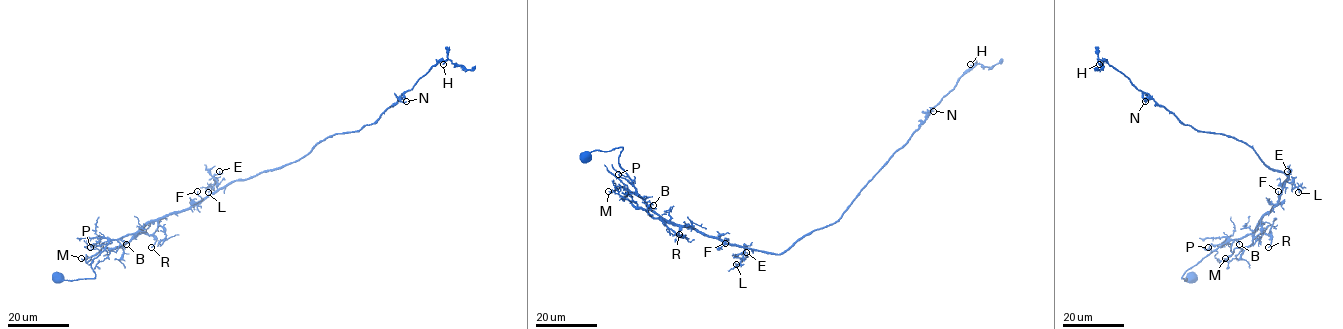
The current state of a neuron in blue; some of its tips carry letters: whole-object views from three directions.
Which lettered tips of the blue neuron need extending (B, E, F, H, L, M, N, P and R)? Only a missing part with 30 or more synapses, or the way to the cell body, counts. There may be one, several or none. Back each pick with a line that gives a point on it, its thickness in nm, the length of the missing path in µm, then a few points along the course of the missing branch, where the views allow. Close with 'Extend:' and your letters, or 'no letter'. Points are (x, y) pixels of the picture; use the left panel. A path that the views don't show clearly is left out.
F: at (197, 191); 100 nm thick; about 8 µm are missing; missing branch runs (197, 191), (188, 189), (180, 195)
Extend: F

